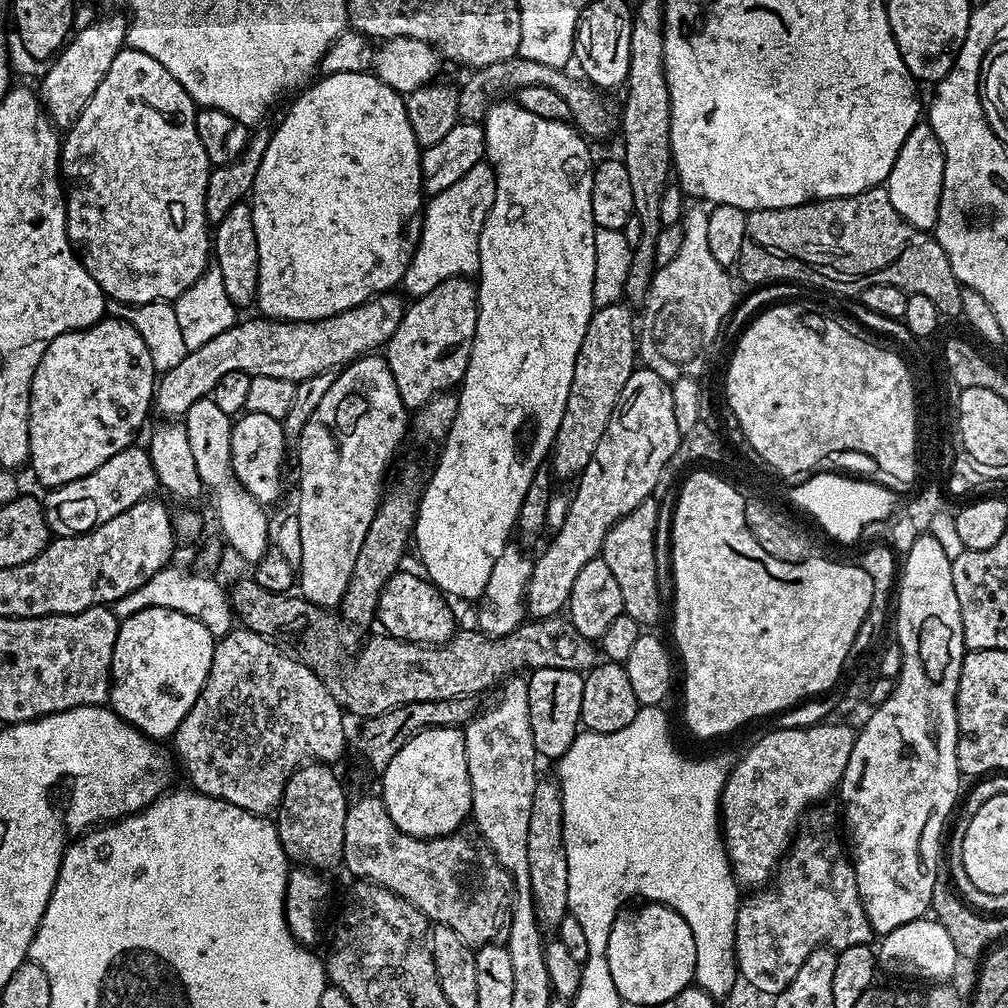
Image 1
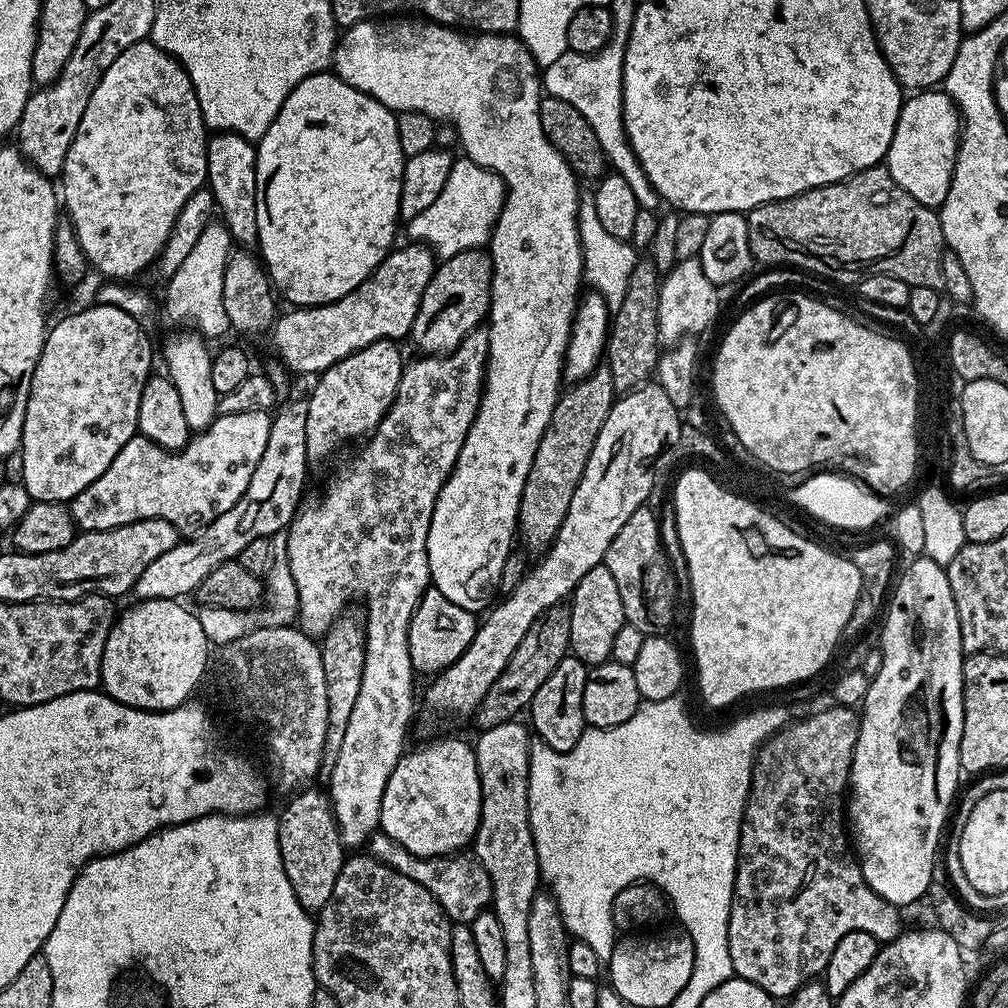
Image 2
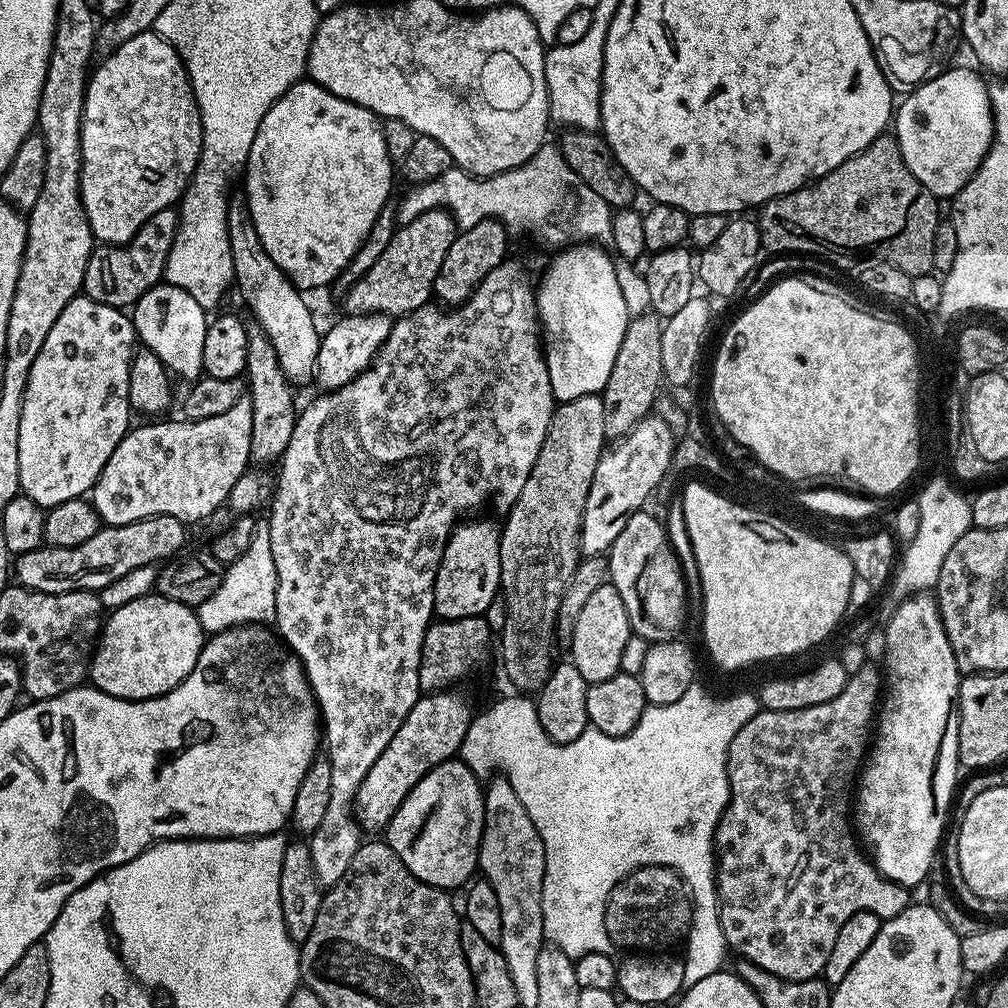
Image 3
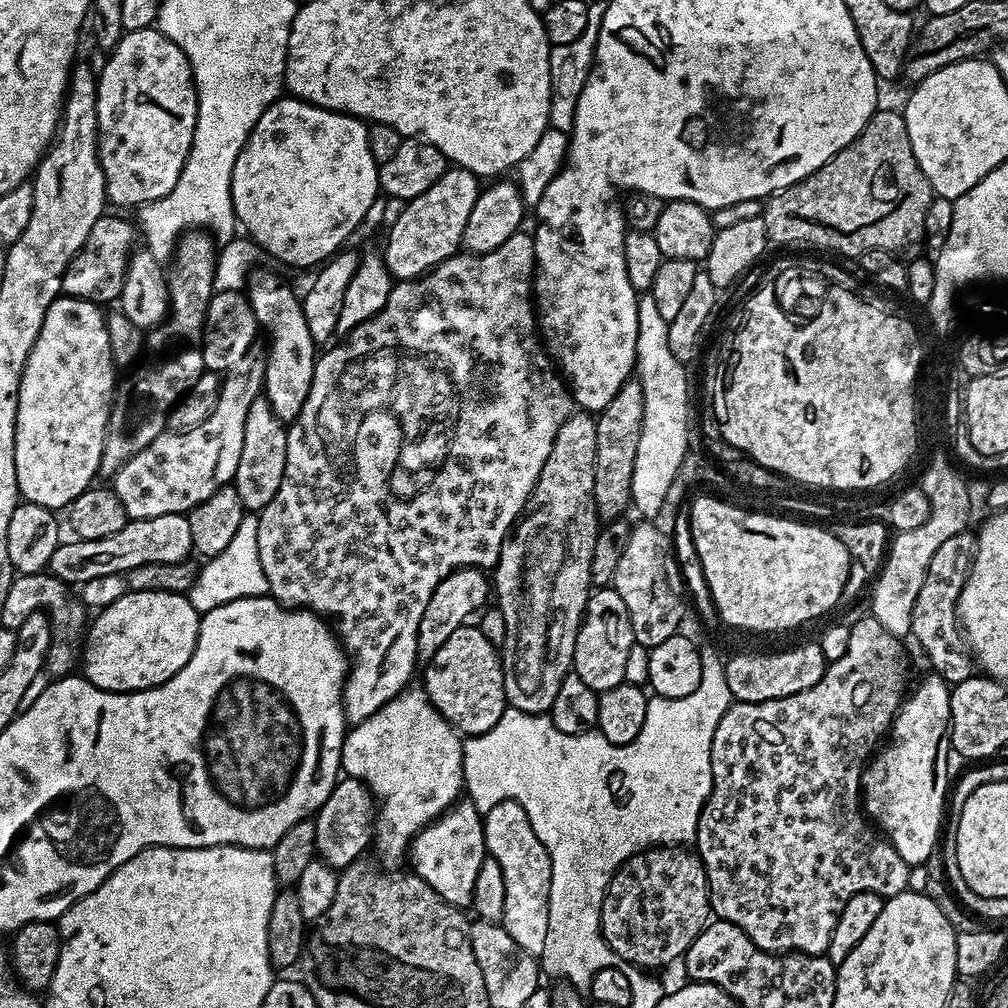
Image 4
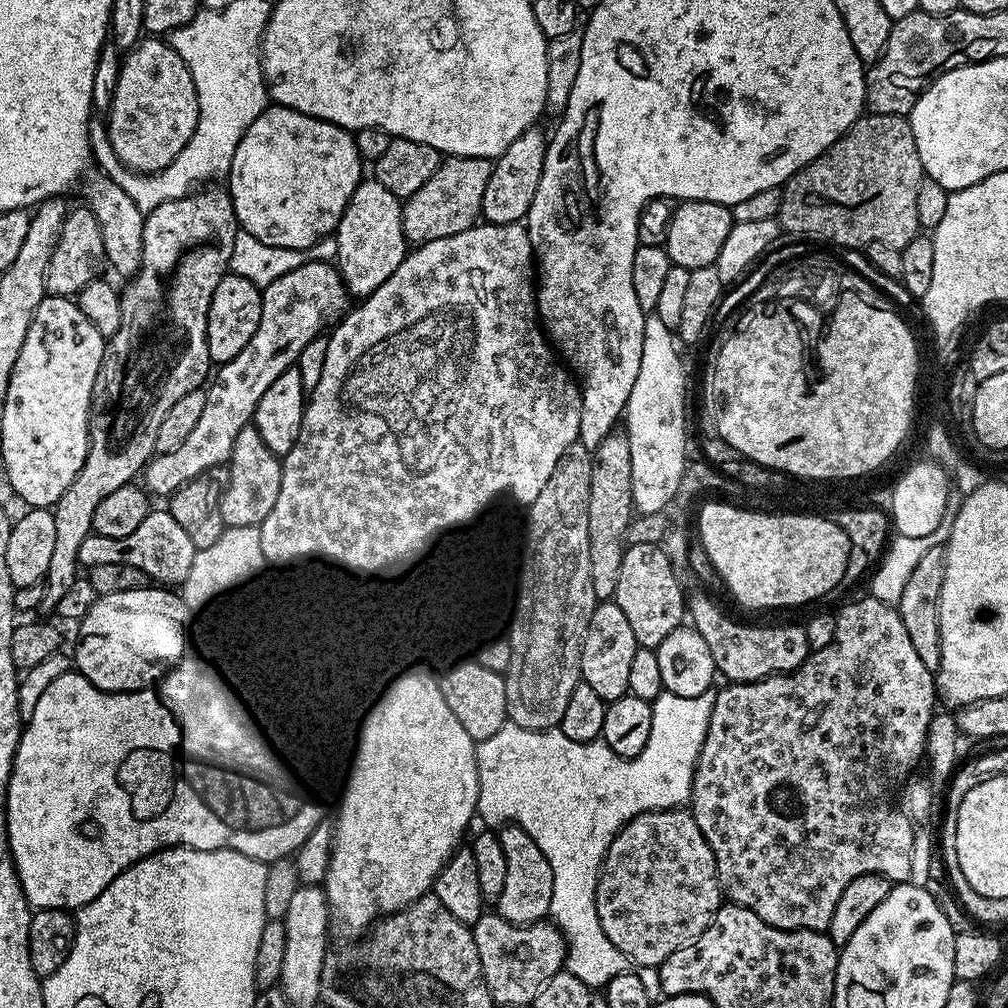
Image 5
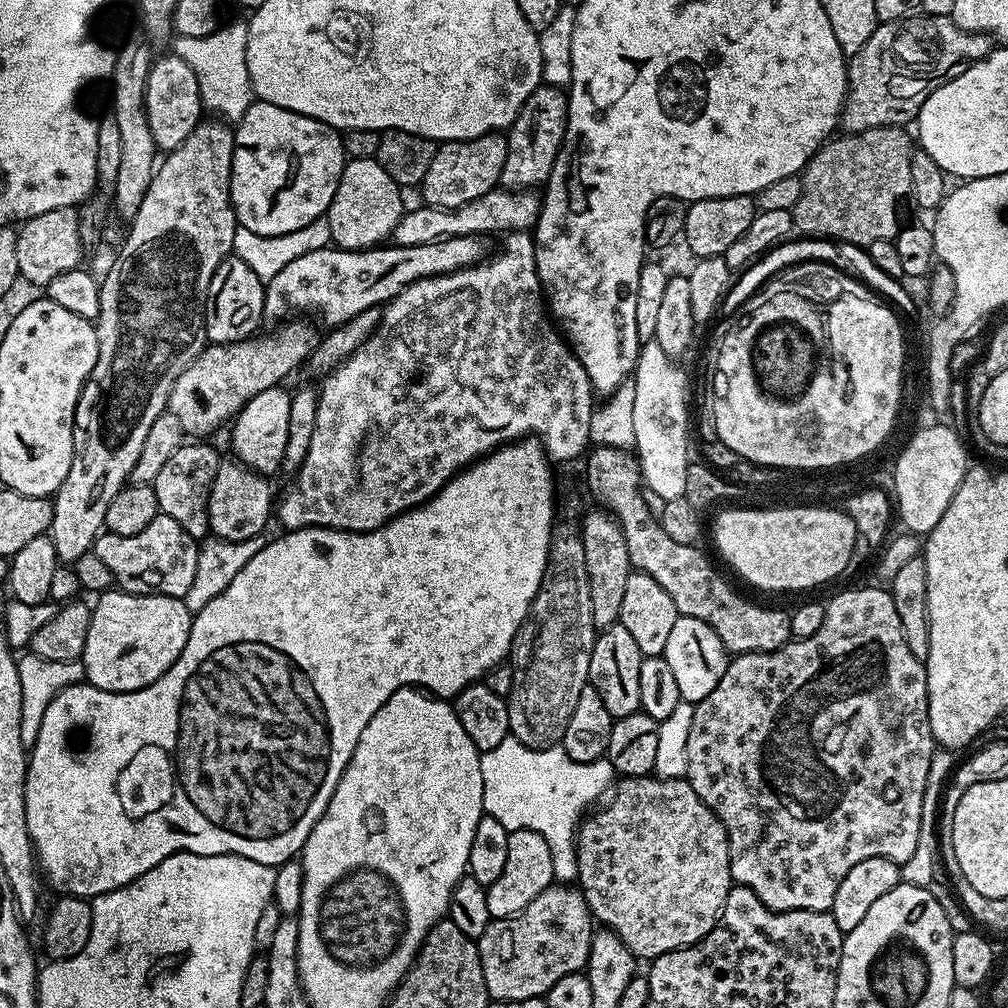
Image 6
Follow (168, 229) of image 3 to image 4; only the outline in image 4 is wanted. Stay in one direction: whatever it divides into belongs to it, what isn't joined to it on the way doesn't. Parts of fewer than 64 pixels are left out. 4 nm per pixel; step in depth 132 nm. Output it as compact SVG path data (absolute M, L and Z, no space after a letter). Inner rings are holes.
M105 214L94 222L90 229L90 238L78 250L78 254L68 264L66 274L62 278L62 292L65 296L77 296L83 300L91 300L94 304L108 306L108 303L115 301L120 295L126 270L128 269L128 257L134 251L134 243L138 240L138 232L128 220L120 216Z

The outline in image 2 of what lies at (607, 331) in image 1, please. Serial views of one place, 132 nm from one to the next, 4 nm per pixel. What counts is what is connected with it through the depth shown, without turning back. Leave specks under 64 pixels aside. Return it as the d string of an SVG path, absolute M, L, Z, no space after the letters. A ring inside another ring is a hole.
M598 366L586 379L575 381L569 388L572 389L569 392L567 389L554 406L550 426L546 426L542 442L538 442L530 474L522 490L518 536L524 539L523 547L533 553L536 551L536 554L547 550L558 534L562 518L566 518L566 510L570 510L570 498L574 498L574 490L578 490L582 470L586 470L590 450L594 450L594 438L598 438L598 430L602 430L602 422L606 422L606 414L610 414L618 399L607 366Z

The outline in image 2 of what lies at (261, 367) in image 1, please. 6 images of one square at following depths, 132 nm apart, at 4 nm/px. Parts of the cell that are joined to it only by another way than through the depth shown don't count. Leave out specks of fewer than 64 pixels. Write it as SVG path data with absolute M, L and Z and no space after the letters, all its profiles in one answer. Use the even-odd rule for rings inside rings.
M408 242L405 248L397 247L388 253L388 257L378 265L350 294L338 298L329 304L314 304L311 306L296 306L285 314L277 315L275 324L270 329L272 348L276 351L275 359L288 369L289 373L313 372L319 374L342 358L362 350L379 340L403 341L412 331L412 323L418 314L418 306L422 302L422 294L436 273L437 257L431 248L419 243Z

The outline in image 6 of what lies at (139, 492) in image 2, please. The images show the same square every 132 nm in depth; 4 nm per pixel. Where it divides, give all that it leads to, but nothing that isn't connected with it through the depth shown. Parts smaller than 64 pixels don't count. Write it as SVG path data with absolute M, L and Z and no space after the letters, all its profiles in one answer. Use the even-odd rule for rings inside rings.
M459 236L446 238L429 244L406 246L405 244L389 243L387 246L365 248L358 252L351 252L349 248L327 246L325 248L304 250L300 257L294 258L279 270L274 278L266 283L264 289L264 315L272 322L280 322L283 316L292 316L295 312L309 312L312 316L321 316L328 326L346 323L364 310L371 307L381 307L393 300L406 286L418 282L427 276L441 276L447 272L456 272L460 268L468 268L472 264L479 264L485 259L485 241L478 236Z

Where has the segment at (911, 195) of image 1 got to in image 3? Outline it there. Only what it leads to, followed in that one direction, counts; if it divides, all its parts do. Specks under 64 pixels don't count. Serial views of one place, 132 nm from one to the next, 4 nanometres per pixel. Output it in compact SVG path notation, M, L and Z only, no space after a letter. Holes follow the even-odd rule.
M947 68L937 71L923 84L918 84L913 92L907 93L894 112L894 135L902 150L902 158L910 174L914 174L914 178L918 178L918 182L922 182L922 186L926 186L926 190L937 198L954 198L959 194L986 158L992 145L992 135L996 133L992 97L989 85L984 85L985 77L979 71L971 72L968 68Z

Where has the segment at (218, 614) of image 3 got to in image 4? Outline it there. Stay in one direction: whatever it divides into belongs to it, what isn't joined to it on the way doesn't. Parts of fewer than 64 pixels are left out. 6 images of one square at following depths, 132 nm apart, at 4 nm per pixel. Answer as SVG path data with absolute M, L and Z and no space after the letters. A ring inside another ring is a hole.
M245 514L226 550L217 556L207 557L200 564L194 586L186 593L196 612L203 614L218 606L226 606L226 602L234 602L238 598L269 595L266 570L262 570L262 558L258 558L259 521L259 515Z

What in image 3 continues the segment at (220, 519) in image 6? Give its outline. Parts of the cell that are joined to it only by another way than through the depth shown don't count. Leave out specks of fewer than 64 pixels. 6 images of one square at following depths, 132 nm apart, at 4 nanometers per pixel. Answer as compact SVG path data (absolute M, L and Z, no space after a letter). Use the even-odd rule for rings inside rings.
M249 323L246 327L246 338L246 396L252 402L250 461L253 465L275 465L290 442L290 434L294 434L298 403L292 397L293 385L289 384L278 366L278 354L274 354L274 346L270 338L264 336L260 325Z

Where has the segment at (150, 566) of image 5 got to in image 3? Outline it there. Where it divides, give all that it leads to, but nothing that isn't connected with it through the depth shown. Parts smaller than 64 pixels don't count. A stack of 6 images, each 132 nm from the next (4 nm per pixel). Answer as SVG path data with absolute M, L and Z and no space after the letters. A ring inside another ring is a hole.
M151 516L126 526L104 526L82 546L50 548L41 546L21 552L14 560L14 580L21 588L39 592L79 592L110 586L114 578L138 570L138 566L159 565L175 557L184 544L185 521L169 516Z

